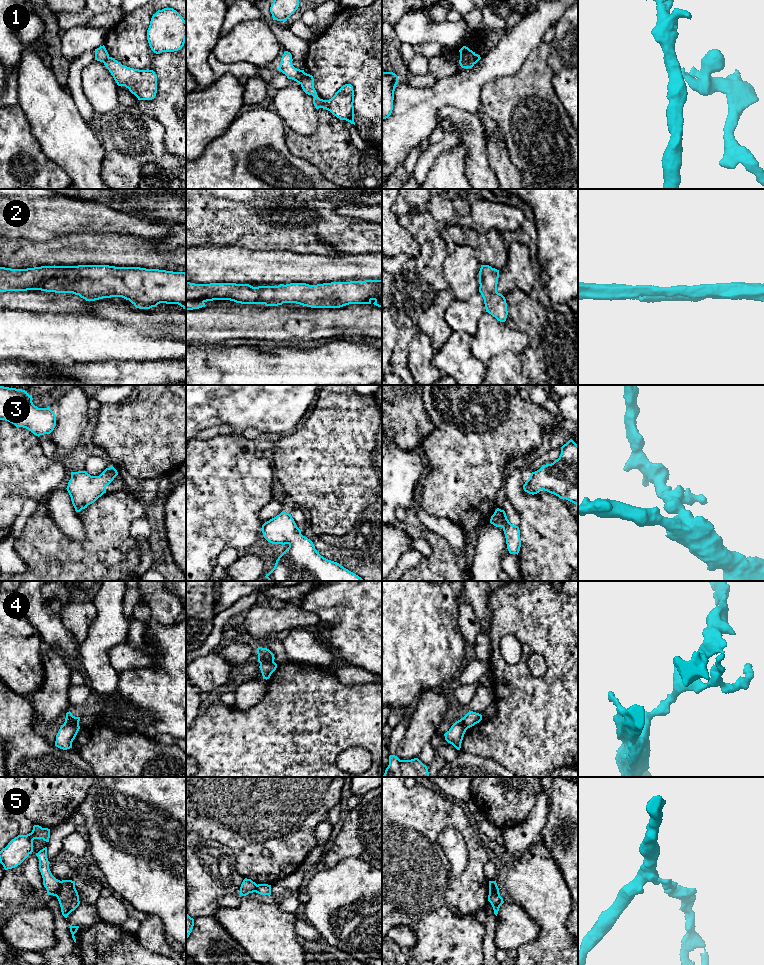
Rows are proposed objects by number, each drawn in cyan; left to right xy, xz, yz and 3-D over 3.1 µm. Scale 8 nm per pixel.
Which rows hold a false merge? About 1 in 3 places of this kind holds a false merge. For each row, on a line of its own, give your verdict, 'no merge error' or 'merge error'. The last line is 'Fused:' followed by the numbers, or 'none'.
1: merge error
2: no merge error
3: no merge error
4: merge error
5: merge error
Fused: 1, 4, 5

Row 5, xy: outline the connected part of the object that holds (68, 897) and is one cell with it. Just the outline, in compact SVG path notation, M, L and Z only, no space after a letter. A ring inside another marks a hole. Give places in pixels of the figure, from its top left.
M62 880L57 894L62 915L67 918L80 904L79 895L75 888L75 881Z

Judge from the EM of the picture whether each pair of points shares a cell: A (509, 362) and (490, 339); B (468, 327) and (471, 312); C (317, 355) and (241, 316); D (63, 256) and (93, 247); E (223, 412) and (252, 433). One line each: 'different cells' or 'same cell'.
A: different cells
B: same cell
C: different cells
D: same cell
E: different cells

